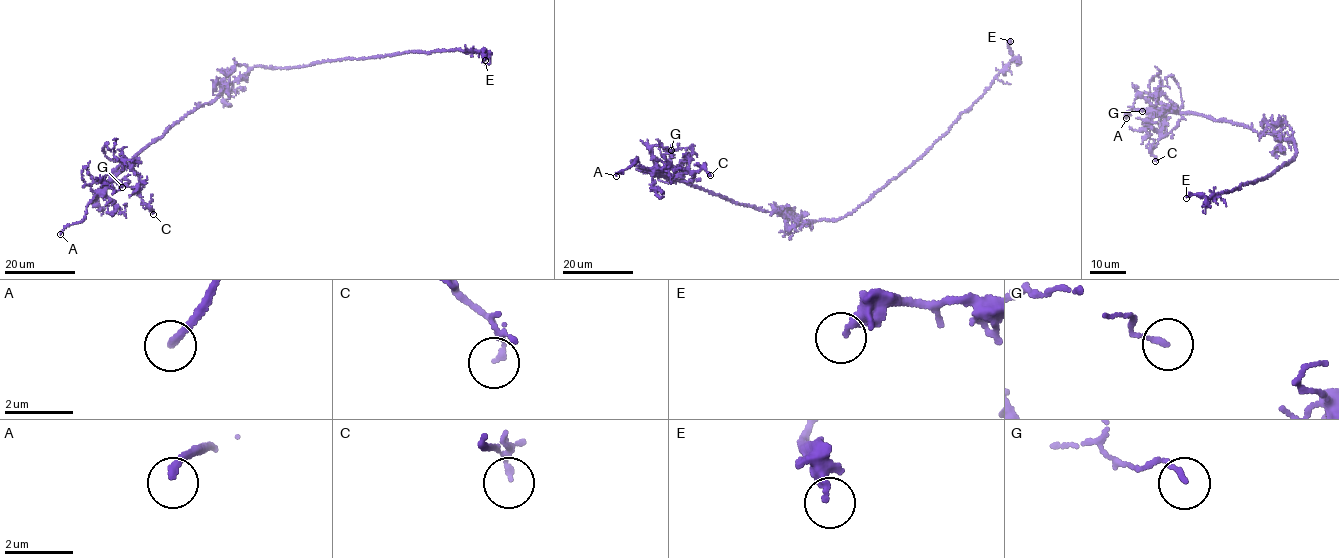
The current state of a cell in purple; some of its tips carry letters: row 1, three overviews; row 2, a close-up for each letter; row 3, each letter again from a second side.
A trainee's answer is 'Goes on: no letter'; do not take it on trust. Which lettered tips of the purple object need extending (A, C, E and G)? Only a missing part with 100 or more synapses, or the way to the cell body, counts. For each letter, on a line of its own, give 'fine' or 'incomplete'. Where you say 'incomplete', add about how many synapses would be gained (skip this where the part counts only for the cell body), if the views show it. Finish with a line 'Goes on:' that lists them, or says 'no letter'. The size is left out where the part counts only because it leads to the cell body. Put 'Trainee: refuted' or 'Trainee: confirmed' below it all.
A: incomplete
C: fine
E: fine
G: fine
Goes on: A
Trainee: refuted

